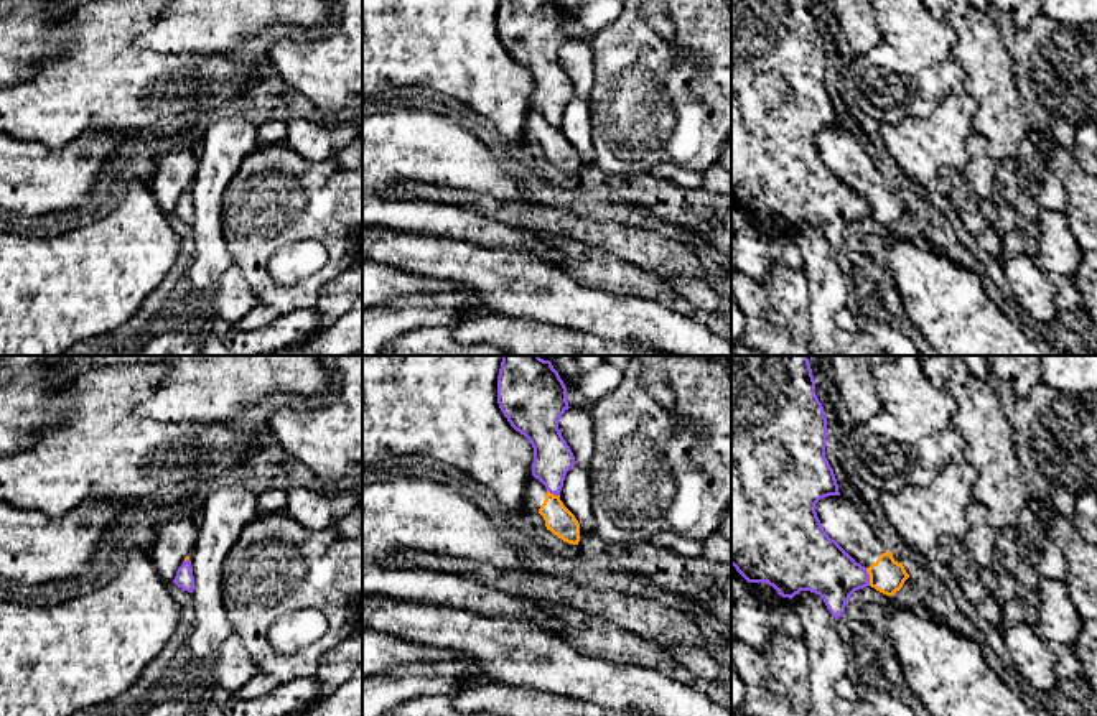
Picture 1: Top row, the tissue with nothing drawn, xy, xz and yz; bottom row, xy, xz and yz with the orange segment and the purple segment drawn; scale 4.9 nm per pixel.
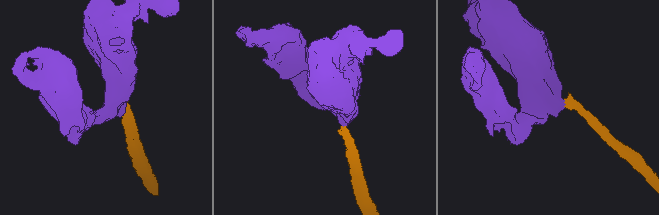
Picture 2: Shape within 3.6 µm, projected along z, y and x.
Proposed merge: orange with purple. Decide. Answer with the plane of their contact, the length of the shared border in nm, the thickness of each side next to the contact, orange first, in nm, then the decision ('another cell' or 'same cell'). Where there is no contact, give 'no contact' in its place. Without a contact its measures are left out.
meets orange in yz; contact 90 nm long; 160 nm thick on the orange side, 280 nm on the other; another cell

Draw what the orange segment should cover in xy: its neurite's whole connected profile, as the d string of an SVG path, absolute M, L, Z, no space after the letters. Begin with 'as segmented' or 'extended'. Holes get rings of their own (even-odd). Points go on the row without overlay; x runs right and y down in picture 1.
extended | M191 148L160 151L153 156L148 188L166 216L173 214L178 199L189 191L198 173L198 158Z

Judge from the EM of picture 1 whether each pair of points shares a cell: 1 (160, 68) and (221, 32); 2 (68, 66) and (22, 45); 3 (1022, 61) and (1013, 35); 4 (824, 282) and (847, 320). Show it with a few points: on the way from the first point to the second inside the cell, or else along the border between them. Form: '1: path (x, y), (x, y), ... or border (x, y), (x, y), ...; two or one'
1: border (152, 48), (160, 51), (226, 53); two
2: border (61, 20), (51, 28), (58, 53), (18, 83); two
3: path (1022, 55), (1018, 41); one
4: border (844, 306), (835, 315), (835, 326); two

